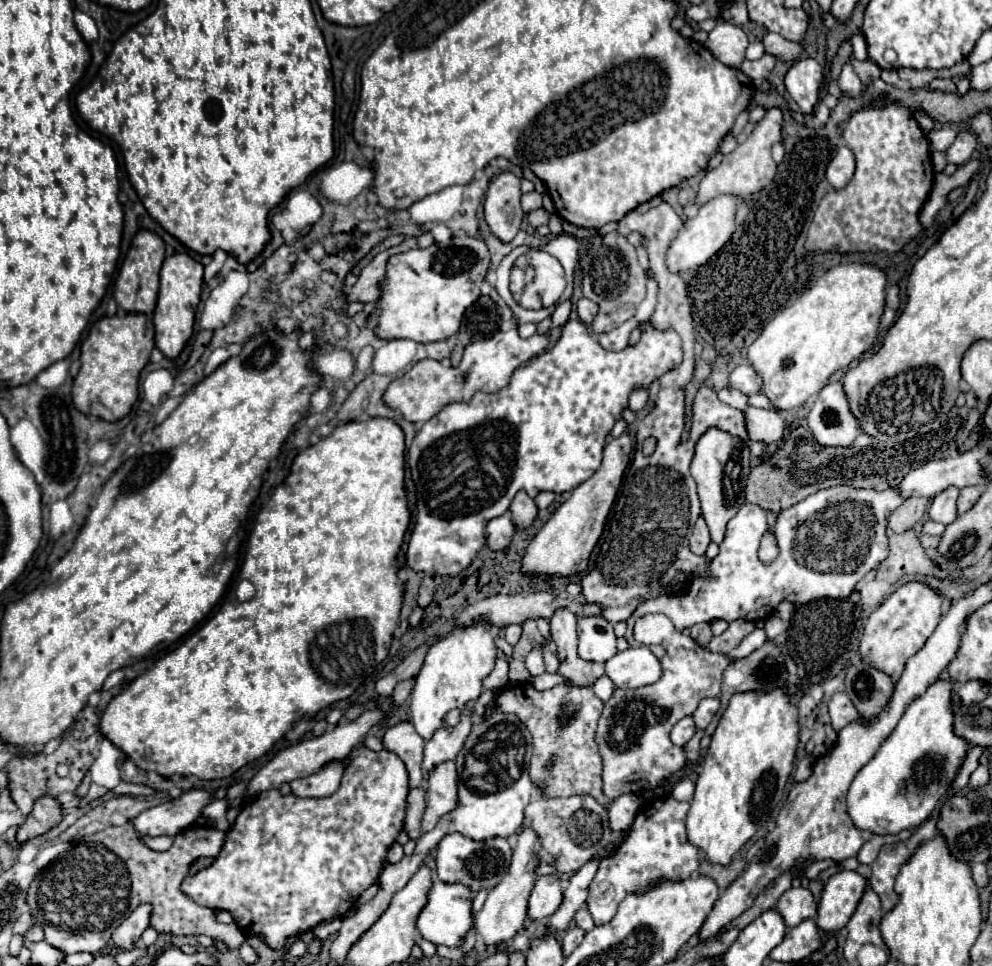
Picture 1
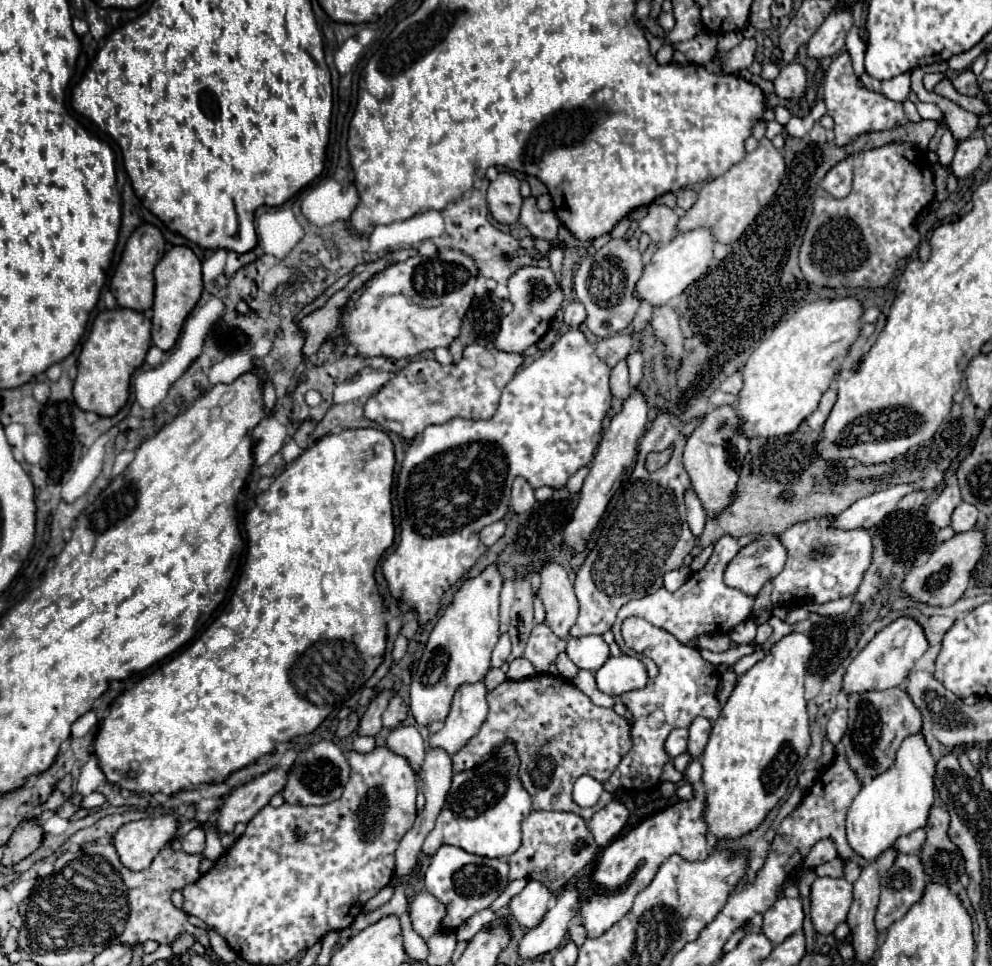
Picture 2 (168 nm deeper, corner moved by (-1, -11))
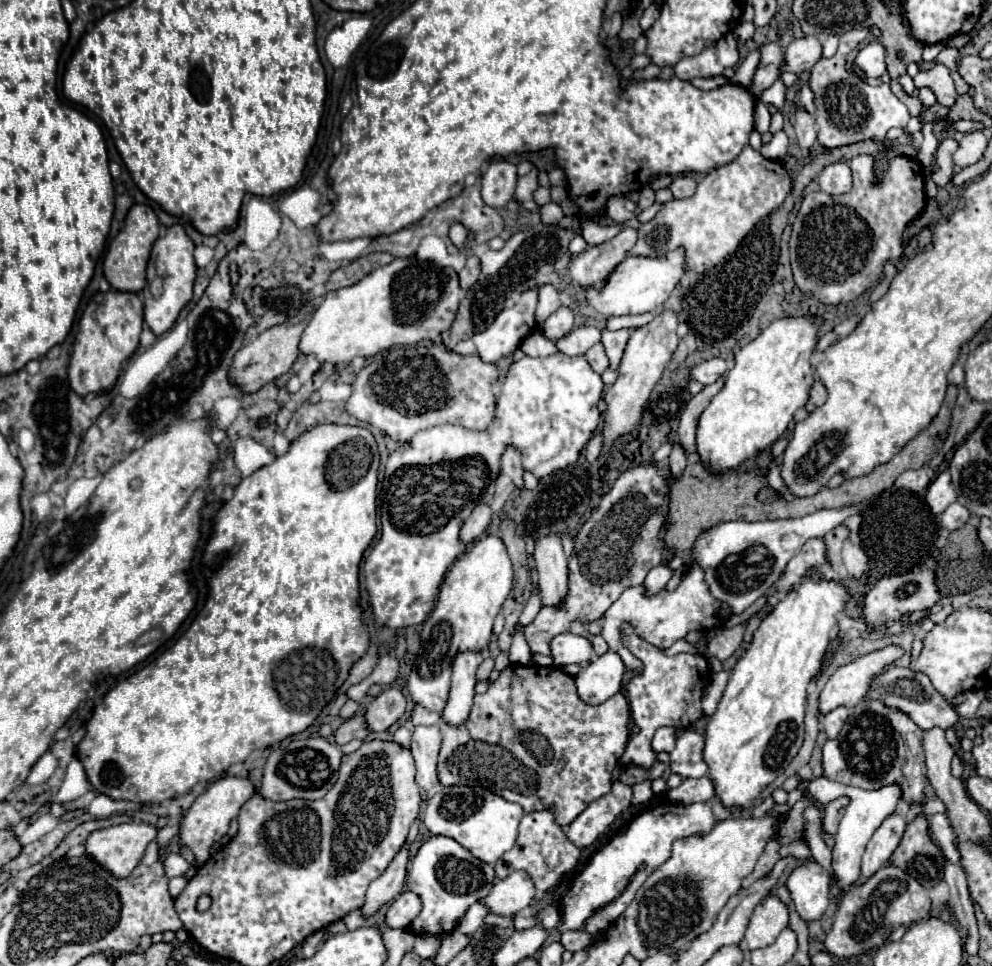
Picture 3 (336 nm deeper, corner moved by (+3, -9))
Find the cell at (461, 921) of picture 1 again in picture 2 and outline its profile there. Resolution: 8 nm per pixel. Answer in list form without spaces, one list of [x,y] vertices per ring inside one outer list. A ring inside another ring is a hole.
[[[420,892],[412,904],[408,906],[410,920],[414,932],[418,932],[422,938],[428,938],[440,930],[440,922],[444,918],[444,906],[430,896],[428,892]]]

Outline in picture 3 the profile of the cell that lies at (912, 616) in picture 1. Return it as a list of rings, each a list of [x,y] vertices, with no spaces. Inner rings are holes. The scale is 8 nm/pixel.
[[[890,644],[890,646],[884,646],[884,648],[880,648],[880,650],[876,650],[876,652],[870,652],[870,654],[866,654],[866,656],[860,656],[860,658],[856,658],[854,662],[850,662],[850,664],[846,664],[846,666],[838,668],[838,670],[832,674],[832,678],[828,680],[828,684],[824,686],[822,694],[820,694],[820,712],[826,714],[826,712],[830,712],[830,710],[834,710],[834,708],[838,708],[838,706],[854,708],[854,706],[862,700],[862,696],[868,694],[872,682],[874,682],[888,666],[892,666],[892,664],[894,664],[898,658],[902,658],[902,656],[904,656],[904,648],[902,648],[902,646],[896,646],[896,644]]]

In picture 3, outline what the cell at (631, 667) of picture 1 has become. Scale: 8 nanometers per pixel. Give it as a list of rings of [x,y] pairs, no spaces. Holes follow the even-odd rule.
[[[606,652],[604,656],[598,656],[596,660],[582,666],[574,678],[580,698],[590,704],[600,704],[608,700],[610,696],[620,692],[624,672],[626,666],[616,652]]]

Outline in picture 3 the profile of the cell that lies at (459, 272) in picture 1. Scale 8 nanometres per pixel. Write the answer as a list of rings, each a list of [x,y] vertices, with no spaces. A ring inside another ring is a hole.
[[[396,258],[386,266],[376,268],[366,274],[360,282],[328,292],[324,302],[314,312],[310,324],[306,326],[300,342],[302,354],[316,354],[320,362],[348,364],[356,356],[374,356],[392,346],[416,346],[420,340],[434,340],[442,332],[452,328],[452,322],[460,304],[460,282],[458,272],[448,266],[438,266],[434,262],[422,262],[416,258]]]

